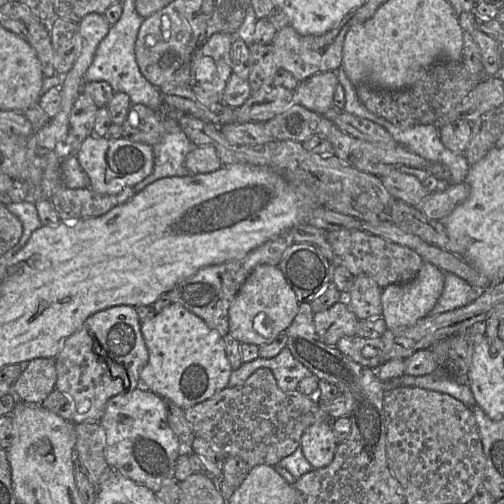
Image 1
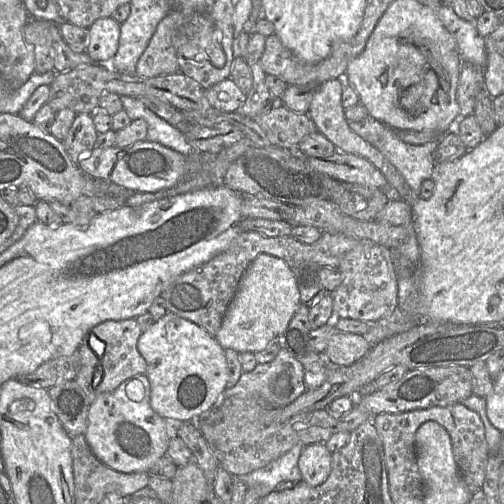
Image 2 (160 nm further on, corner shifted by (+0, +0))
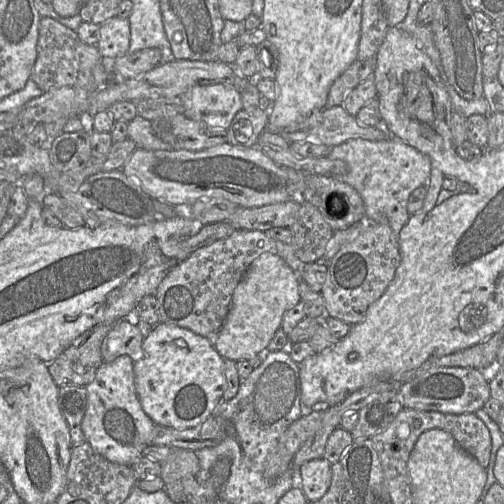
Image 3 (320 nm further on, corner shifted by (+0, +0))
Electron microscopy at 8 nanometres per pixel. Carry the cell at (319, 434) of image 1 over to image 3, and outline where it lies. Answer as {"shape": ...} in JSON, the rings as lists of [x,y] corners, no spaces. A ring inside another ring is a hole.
{"shape":[[[324,458],[313,459],[299,468],[301,490],[309,502],[321,499],[331,484],[331,464]]]}

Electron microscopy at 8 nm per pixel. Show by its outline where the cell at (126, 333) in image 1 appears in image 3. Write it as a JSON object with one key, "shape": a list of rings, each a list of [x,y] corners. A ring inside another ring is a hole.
{"shape":[[[132,317],[119,320],[114,324],[101,344],[103,362],[111,362],[122,355],[128,355],[134,362],[144,357],[142,350],[144,337],[136,324]],[[113,338],[122,340],[121,348],[115,354],[111,354],[107,349],[109,341]]]}

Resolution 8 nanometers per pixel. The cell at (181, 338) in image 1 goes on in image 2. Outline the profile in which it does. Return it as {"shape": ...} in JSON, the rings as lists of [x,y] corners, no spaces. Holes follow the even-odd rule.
{"shape":[[[167,311],[141,333],[137,349],[147,363],[150,406],[164,419],[196,422],[223,397],[228,382],[224,349],[197,324]]]}

